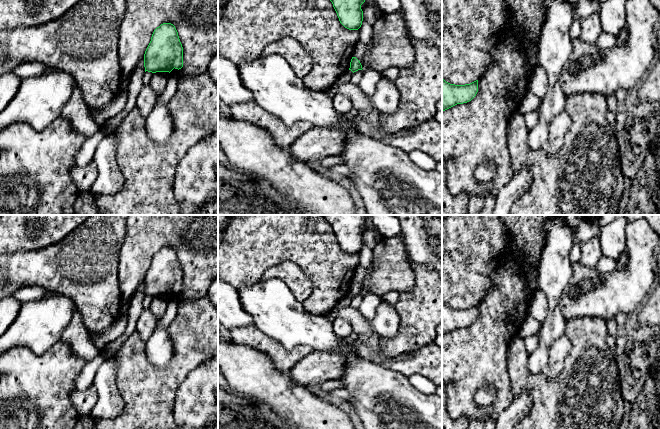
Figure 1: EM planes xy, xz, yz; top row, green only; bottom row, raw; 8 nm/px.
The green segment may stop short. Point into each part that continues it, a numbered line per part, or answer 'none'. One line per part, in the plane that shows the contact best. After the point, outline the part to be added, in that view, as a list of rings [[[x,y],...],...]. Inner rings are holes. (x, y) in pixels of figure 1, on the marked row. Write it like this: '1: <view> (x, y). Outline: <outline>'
none

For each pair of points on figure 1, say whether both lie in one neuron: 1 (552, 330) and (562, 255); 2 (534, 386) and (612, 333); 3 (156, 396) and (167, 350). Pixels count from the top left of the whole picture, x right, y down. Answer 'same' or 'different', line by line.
1: same
2: different
3: different

